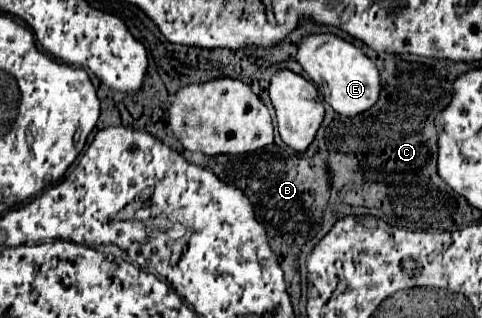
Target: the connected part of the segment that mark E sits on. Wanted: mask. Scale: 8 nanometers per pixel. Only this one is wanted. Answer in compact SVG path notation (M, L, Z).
M323 33L305 37L297 51L297 63L317 85L319 93L333 107L333 111L343 117L355 117L363 111L369 111L379 101L381 77L375 63L353 43L347 43L337 35Z

